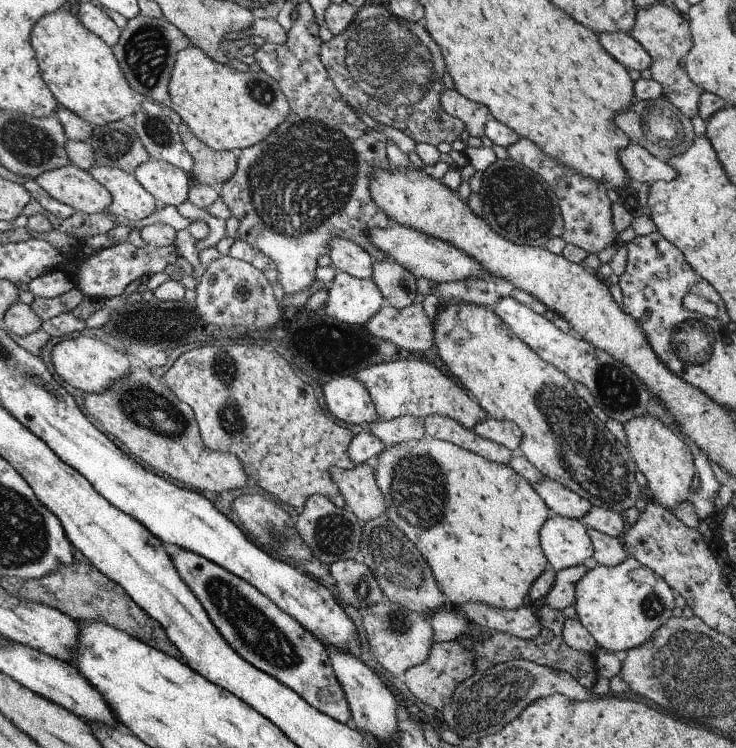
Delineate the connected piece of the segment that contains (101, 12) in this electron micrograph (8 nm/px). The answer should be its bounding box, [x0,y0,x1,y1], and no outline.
[76,1,121,48]

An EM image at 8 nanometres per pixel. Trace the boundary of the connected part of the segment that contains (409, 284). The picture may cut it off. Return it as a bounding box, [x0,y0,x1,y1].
[371,258,418,310]

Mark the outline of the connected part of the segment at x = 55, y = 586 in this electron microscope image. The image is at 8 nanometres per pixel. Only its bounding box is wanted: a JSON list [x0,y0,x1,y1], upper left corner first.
[18,562,183,660]

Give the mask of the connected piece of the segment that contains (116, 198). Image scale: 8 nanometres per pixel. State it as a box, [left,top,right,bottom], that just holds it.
[87,166,158,220]

